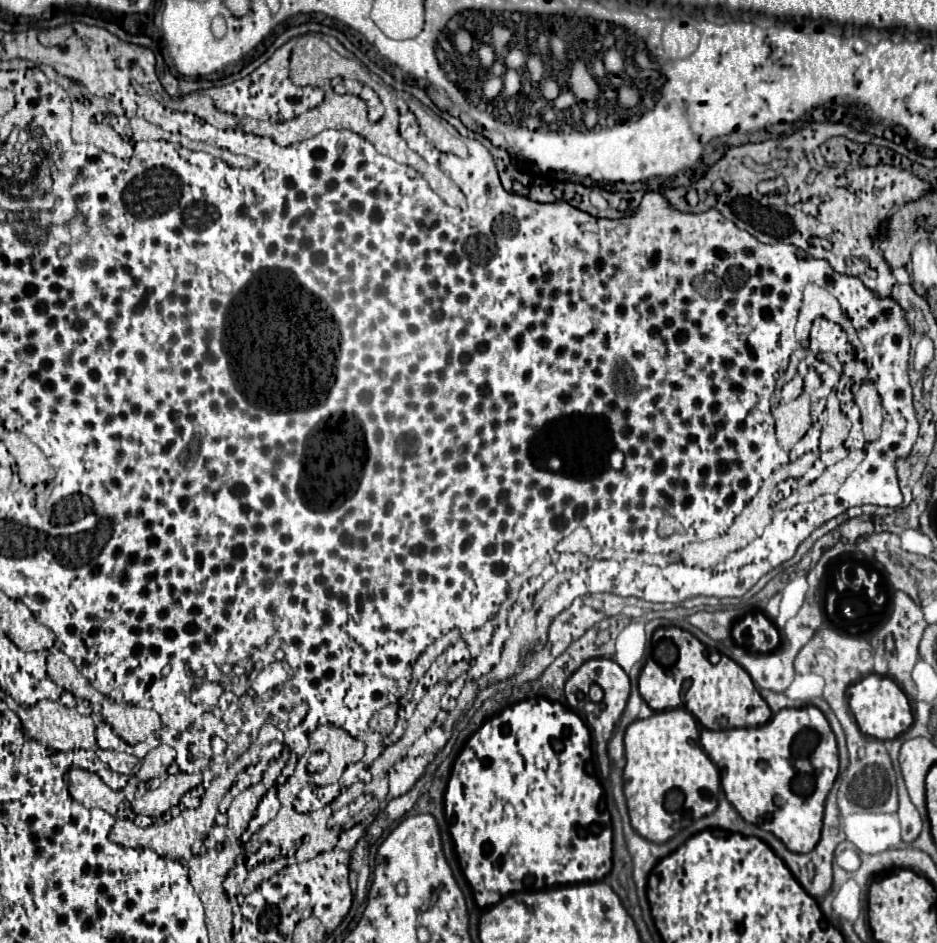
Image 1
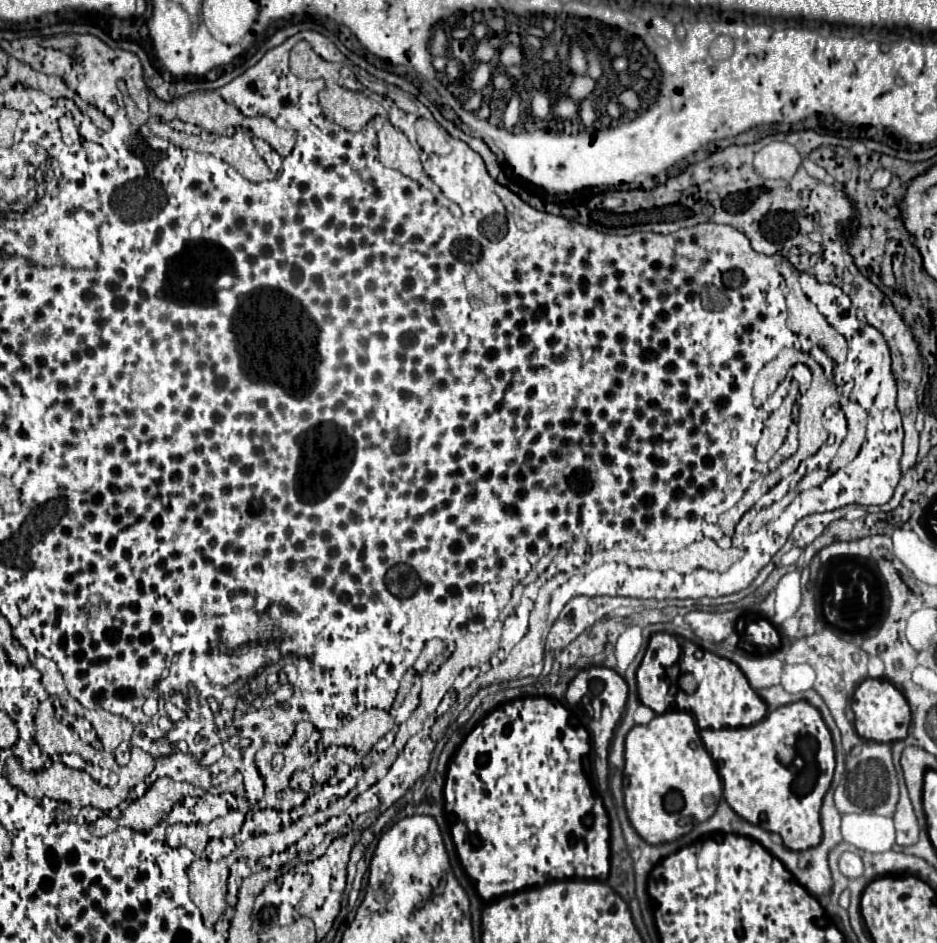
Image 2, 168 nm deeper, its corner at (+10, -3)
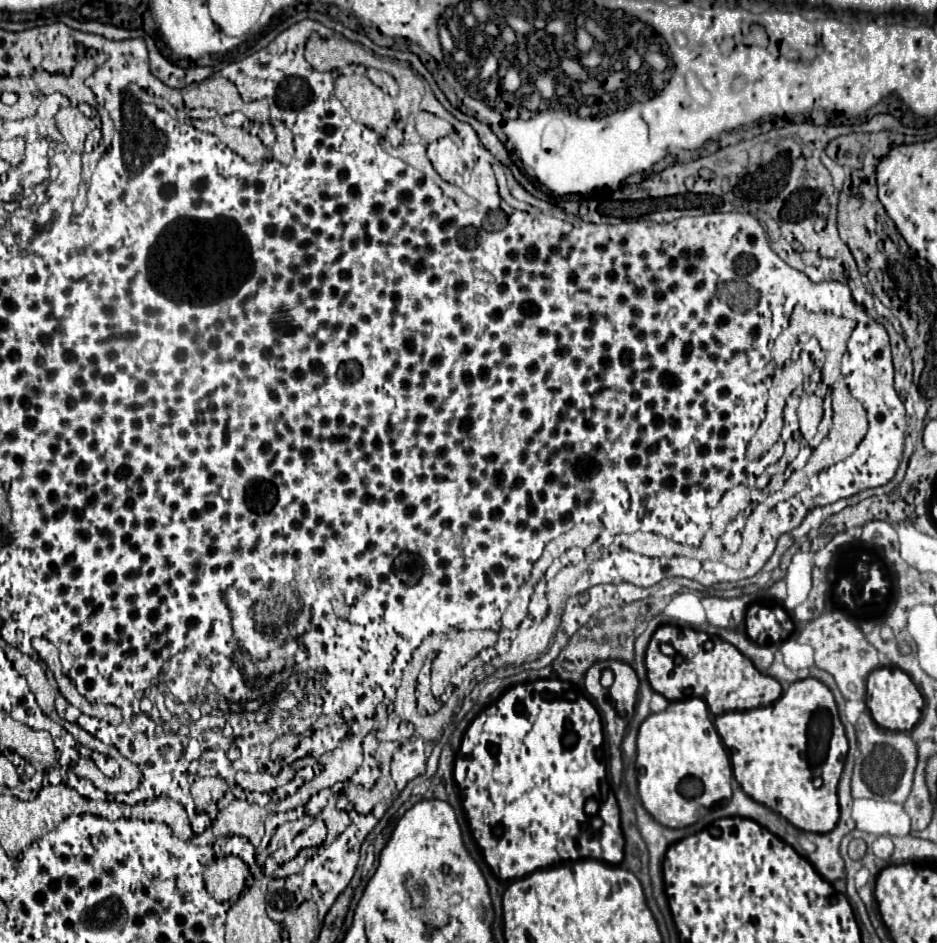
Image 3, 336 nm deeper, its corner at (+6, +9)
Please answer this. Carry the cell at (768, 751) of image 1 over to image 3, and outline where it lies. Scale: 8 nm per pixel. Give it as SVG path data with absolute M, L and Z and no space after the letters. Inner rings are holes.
M812 677L796 681L768 707L720 715L716 729L732 753L734 777L754 801L780 813L802 831L828 833L836 827L840 819L836 789L848 739L828 685Z

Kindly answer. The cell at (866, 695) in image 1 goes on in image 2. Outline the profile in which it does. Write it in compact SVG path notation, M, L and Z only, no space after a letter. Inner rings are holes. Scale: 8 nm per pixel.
M864 679L852 697L852 711L854 711L854 727L858 735L864 739L894 743L904 739L908 733L910 707L904 695L886 679Z

